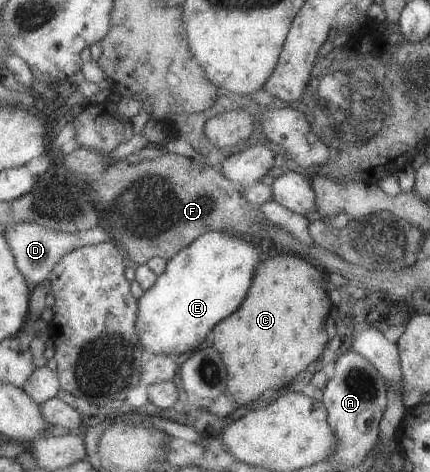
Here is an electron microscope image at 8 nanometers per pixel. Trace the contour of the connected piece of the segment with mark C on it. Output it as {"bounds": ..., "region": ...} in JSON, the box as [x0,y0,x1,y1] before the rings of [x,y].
{"bounds":[211,252,330,406],"region":[[[293,252],[262,259],[254,269],[246,297],[230,317],[211,329],[213,347],[218,350],[228,373],[228,393],[237,406],[248,405],[268,389],[288,385],[306,369],[328,341],[324,319],[330,309],[326,297],[327,275]]]}

